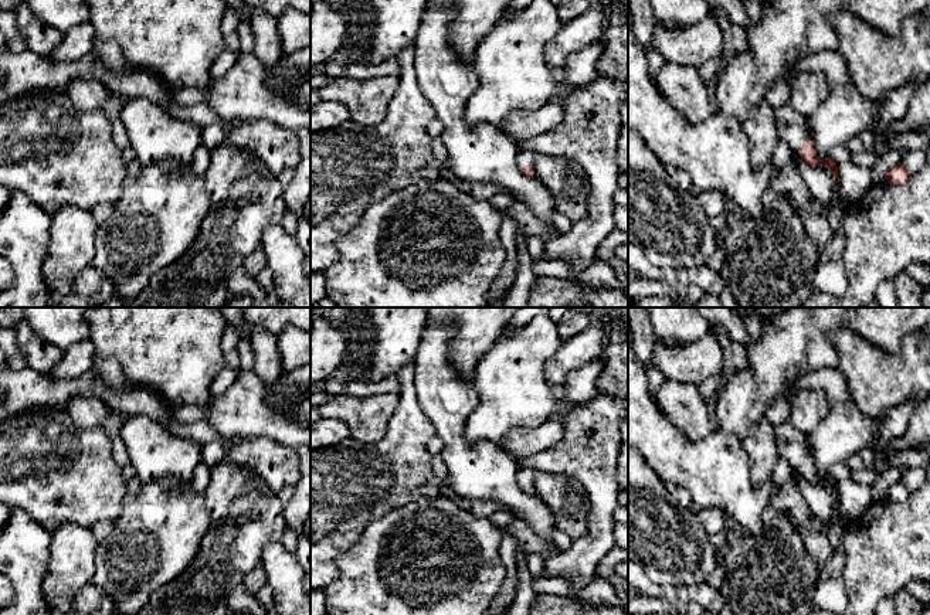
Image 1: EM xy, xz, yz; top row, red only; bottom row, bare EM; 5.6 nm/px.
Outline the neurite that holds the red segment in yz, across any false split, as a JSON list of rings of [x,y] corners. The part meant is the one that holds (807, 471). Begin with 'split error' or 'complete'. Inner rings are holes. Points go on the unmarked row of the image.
split error; [[[777,436],[777,451],[778,451],[778,455],[785,458],[790,465],[792,468],[795,468],[800,475],[807,480],[807,482],[811,482],[811,483],[821,483],[821,482],[825,482],[829,489],[836,495],[838,497],[838,502],[841,504],[841,500],[839,500],[839,493],[838,493],[838,485],[836,485],[836,479],[831,478],[829,475],[825,475],[825,476],[819,476],[815,470],[815,466],[814,466],[814,459],[811,458],[808,449],[805,445],[801,445],[801,444],[790,444],[781,438]]]

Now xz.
split error; [[[525,468],[517,472],[519,485],[526,493],[533,495],[534,492],[534,483],[533,483],[534,472],[536,472],[534,468]]]

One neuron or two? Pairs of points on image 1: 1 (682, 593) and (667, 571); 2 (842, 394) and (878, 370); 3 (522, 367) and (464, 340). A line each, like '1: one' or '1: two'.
1: two
2: two
3: two

